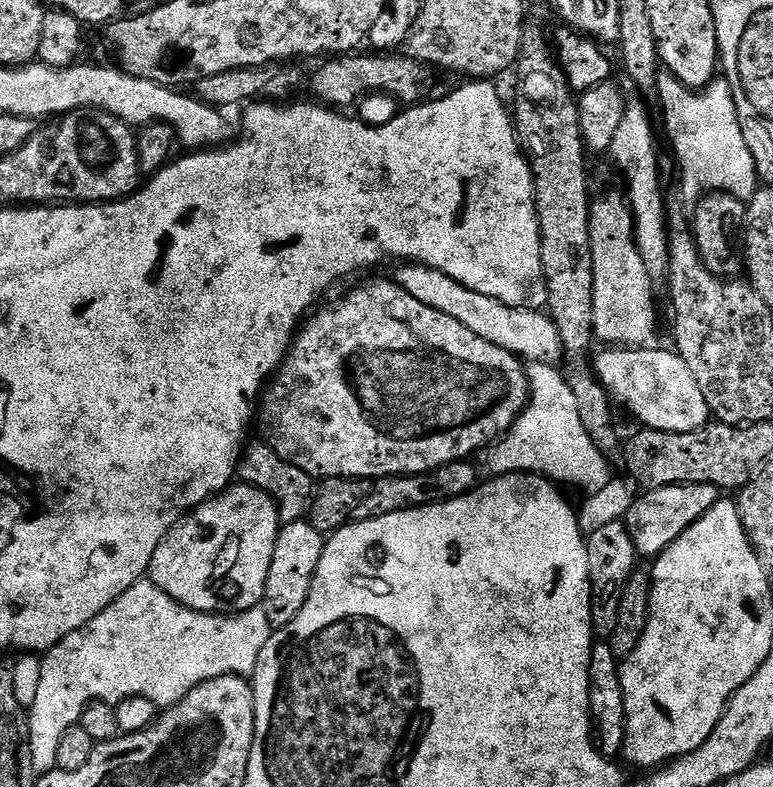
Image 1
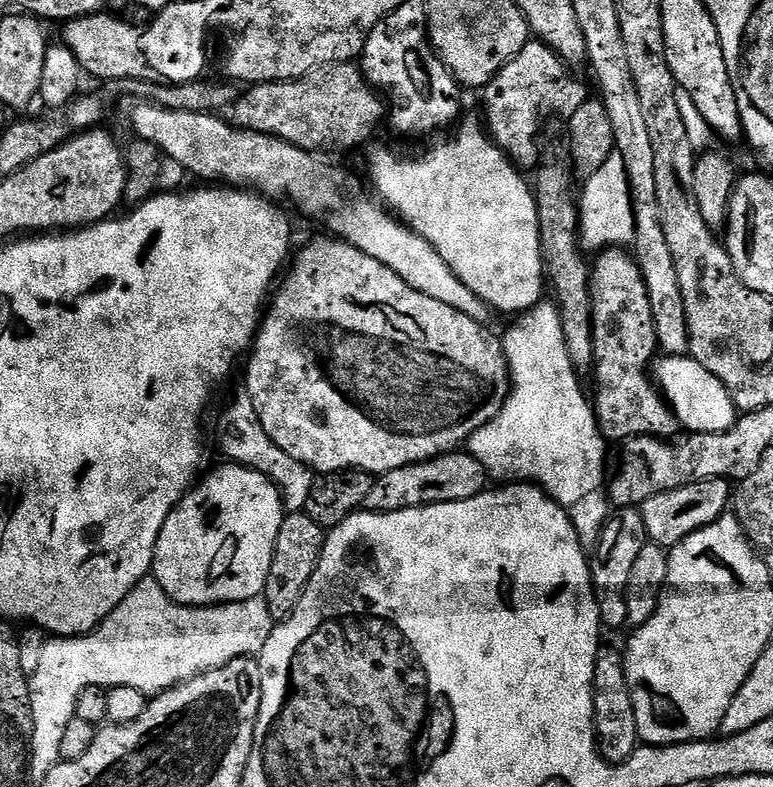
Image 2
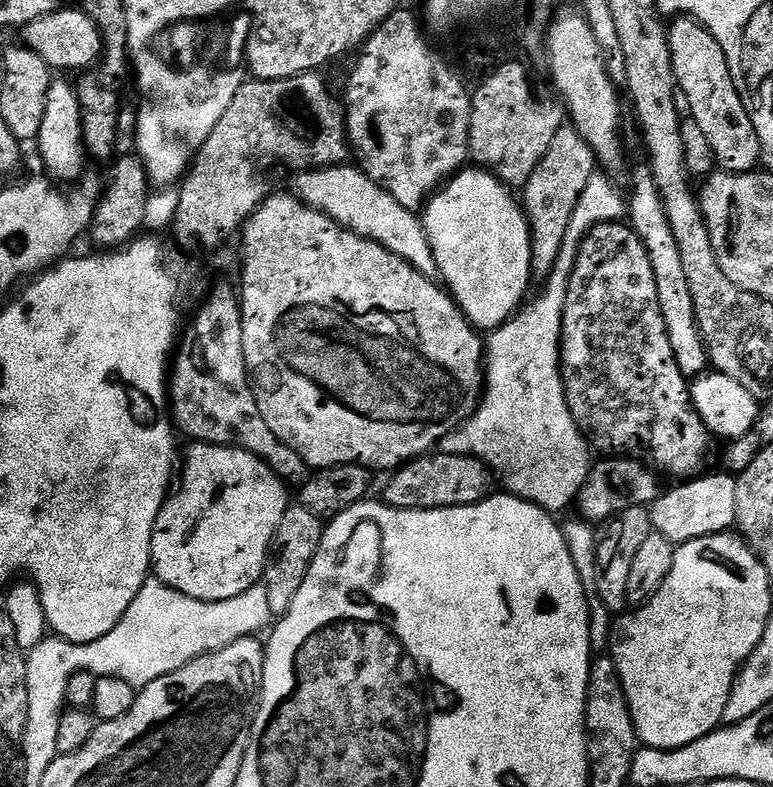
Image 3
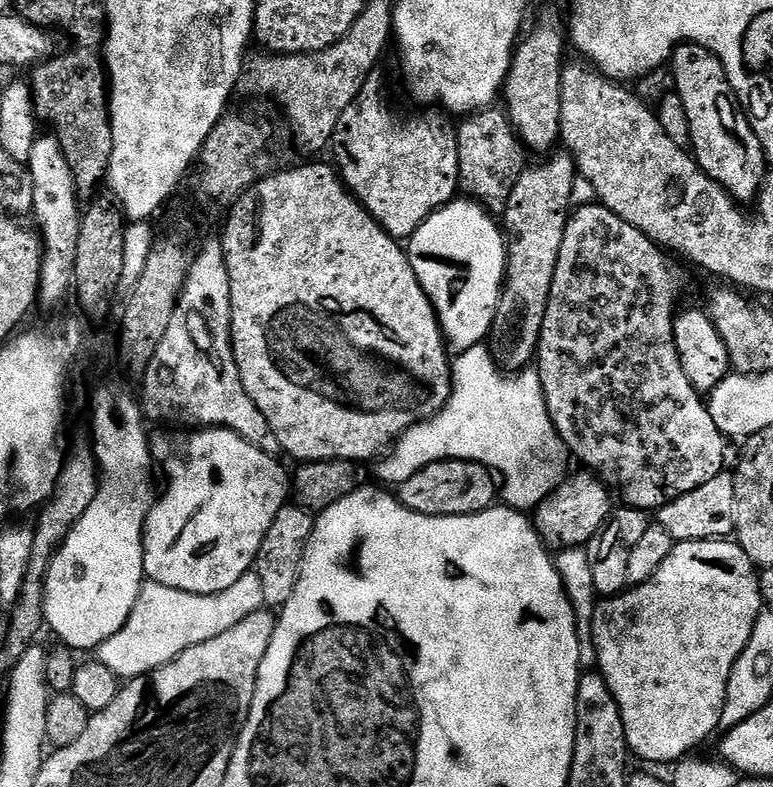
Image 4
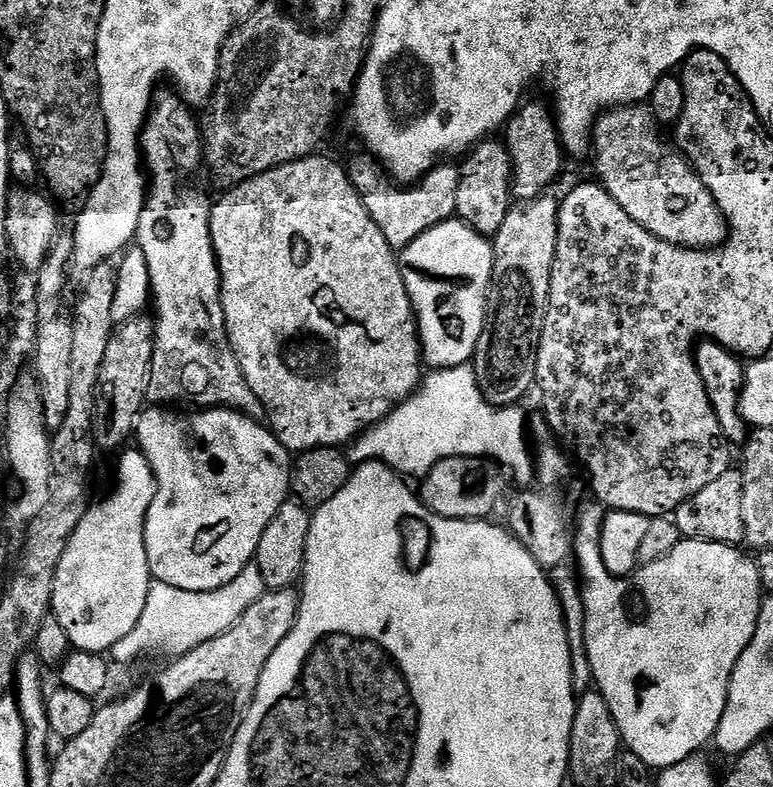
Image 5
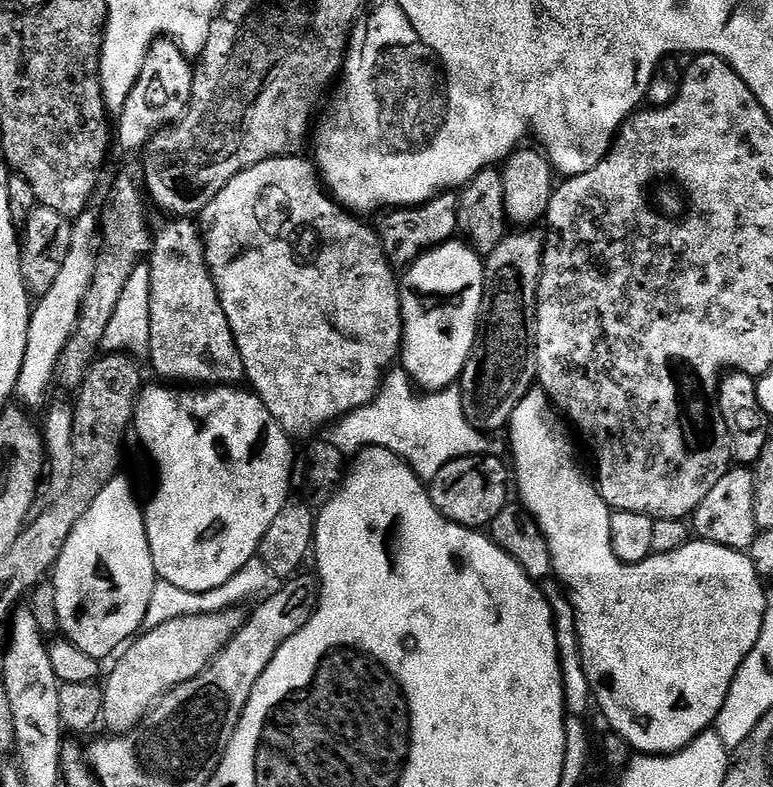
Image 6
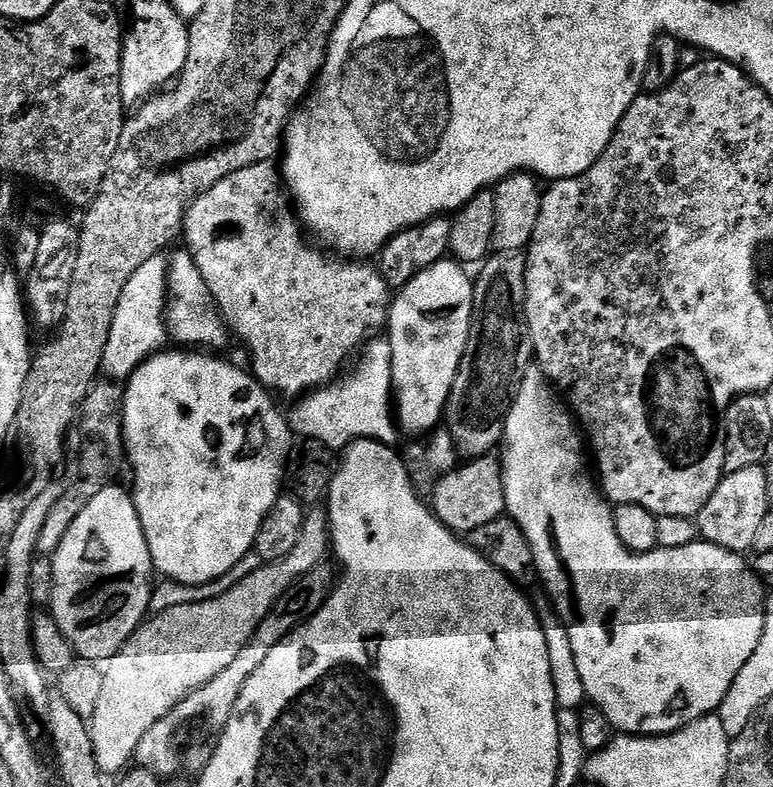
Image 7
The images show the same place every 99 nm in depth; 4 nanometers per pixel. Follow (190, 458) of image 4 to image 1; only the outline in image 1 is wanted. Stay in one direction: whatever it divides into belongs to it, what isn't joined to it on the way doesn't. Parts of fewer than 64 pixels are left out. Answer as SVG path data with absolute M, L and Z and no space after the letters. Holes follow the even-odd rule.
M233 483L219 496L193 508L183 520L168 531L164 543L152 559L150 579L162 591L170 594L182 606L196 612L235 614L257 607L264 599L266 578L270 574L270 562L274 558L276 539L280 536L282 521L276 509L276 501L253 484Z

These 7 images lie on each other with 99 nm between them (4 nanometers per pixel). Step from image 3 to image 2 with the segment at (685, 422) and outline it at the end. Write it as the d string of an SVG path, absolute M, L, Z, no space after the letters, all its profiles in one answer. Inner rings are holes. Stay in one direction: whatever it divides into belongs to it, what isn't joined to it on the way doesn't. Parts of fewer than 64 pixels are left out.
M616 246L601 251L595 257L596 264L594 260L588 277L592 299L596 419L601 436L608 442L623 442L633 436L672 438L678 432L676 415L649 375L658 356L650 296L646 294L646 282L635 259L624 252L627 251Z

